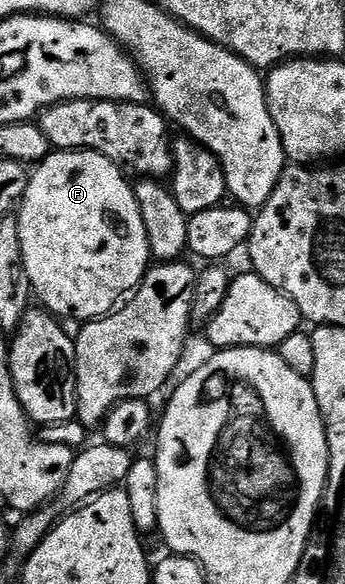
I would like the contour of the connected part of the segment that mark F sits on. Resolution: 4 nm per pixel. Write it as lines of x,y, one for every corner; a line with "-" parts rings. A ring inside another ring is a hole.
91,149
54,151
43,161
38,162
36,168
30,173
30,182
16,210
16,216
20,227
20,247
24,251
24,267
28,271
33,296
37,300
39,297
43,301
39,302
59,319
71,317
72,320
78,321
77,323
85,323
95,321
98,317
105,317
107,313
113,313
115,309
119,308
123,299
129,298
133,294
143,277
146,276
147,269
151,268
152,258
148,243
148,231
144,227
144,215
140,215
140,207
134,194
134,185
118,166
112,164
104,155

